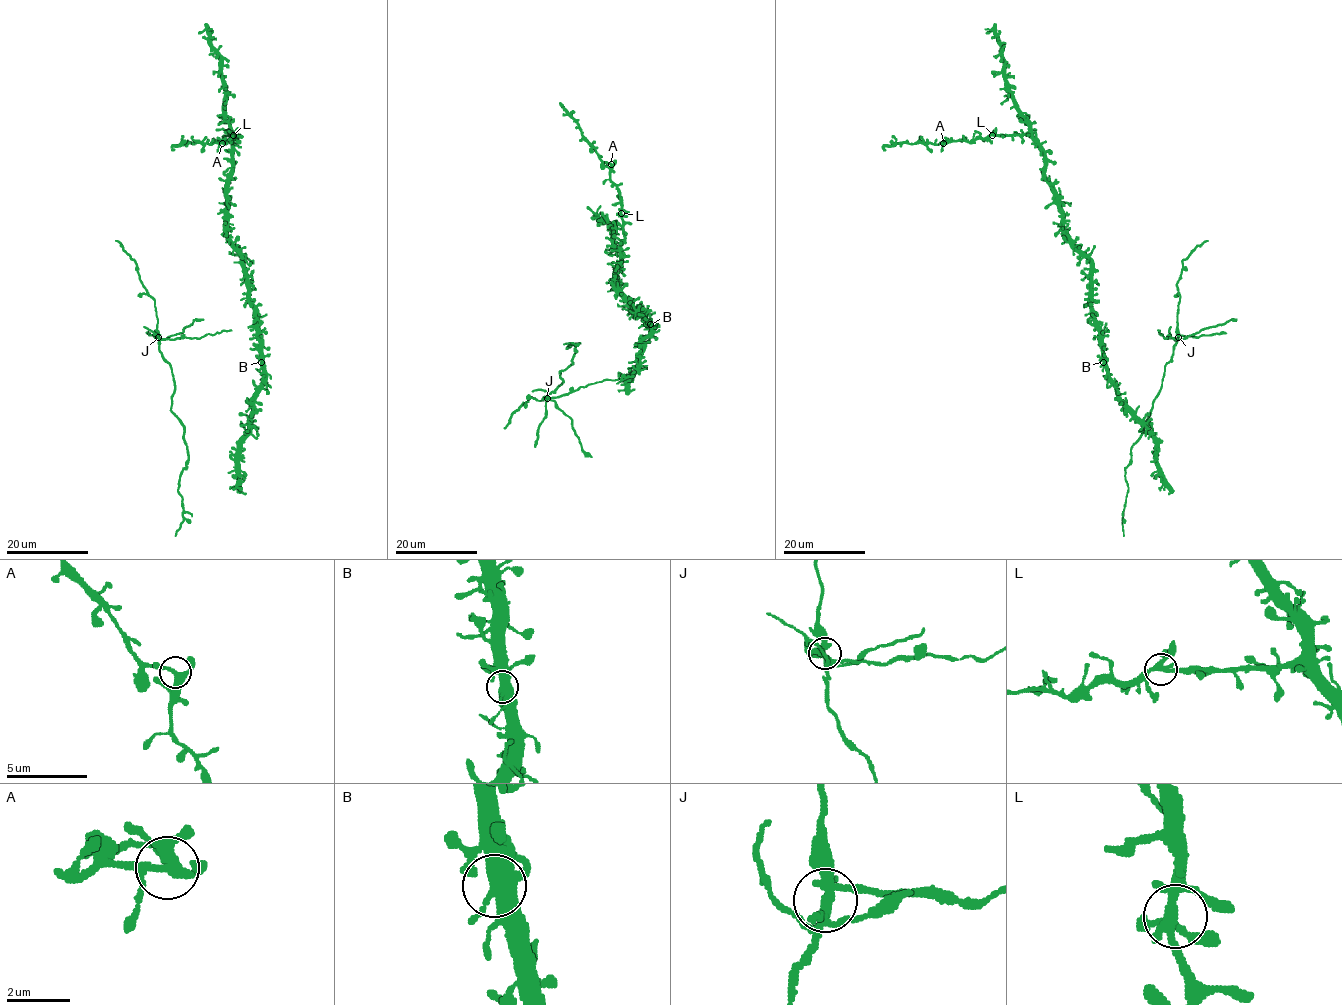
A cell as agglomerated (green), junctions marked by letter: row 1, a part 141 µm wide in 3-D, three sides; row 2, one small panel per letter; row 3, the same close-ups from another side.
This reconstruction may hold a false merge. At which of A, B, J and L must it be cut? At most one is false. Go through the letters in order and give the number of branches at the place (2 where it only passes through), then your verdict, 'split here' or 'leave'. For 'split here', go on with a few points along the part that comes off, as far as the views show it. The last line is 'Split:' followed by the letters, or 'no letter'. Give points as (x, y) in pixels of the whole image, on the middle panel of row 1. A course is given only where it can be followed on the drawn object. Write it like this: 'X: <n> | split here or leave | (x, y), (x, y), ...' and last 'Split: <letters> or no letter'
A: 4 | leave
B: 4 | leave
J: 7 | split here | (547, 398), (571, 419), (581, 448), (591, 456)
L: 5 | leave
Split: J

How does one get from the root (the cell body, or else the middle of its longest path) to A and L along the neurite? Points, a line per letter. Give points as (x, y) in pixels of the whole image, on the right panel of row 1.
A: (1105, 361), (1090, 299), (1090, 260), (1062, 227), (1042, 149), (1027, 135), (943, 143)
L: (1105, 361), (1090, 299), (1090, 260), (1062, 227), (1042, 149), (1027, 135), (992, 135)

